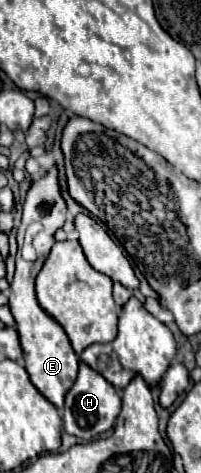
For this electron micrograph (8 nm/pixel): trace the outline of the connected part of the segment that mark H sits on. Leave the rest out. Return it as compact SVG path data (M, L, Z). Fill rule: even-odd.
M80 361L78 367L78 377L70 391L66 393L66 403L64 403L64 429L70 435L76 435L80 439L90 441L92 437L98 437L100 433L112 429L118 413L120 413L122 401L118 389L108 383L98 371L94 371L90 365Z

